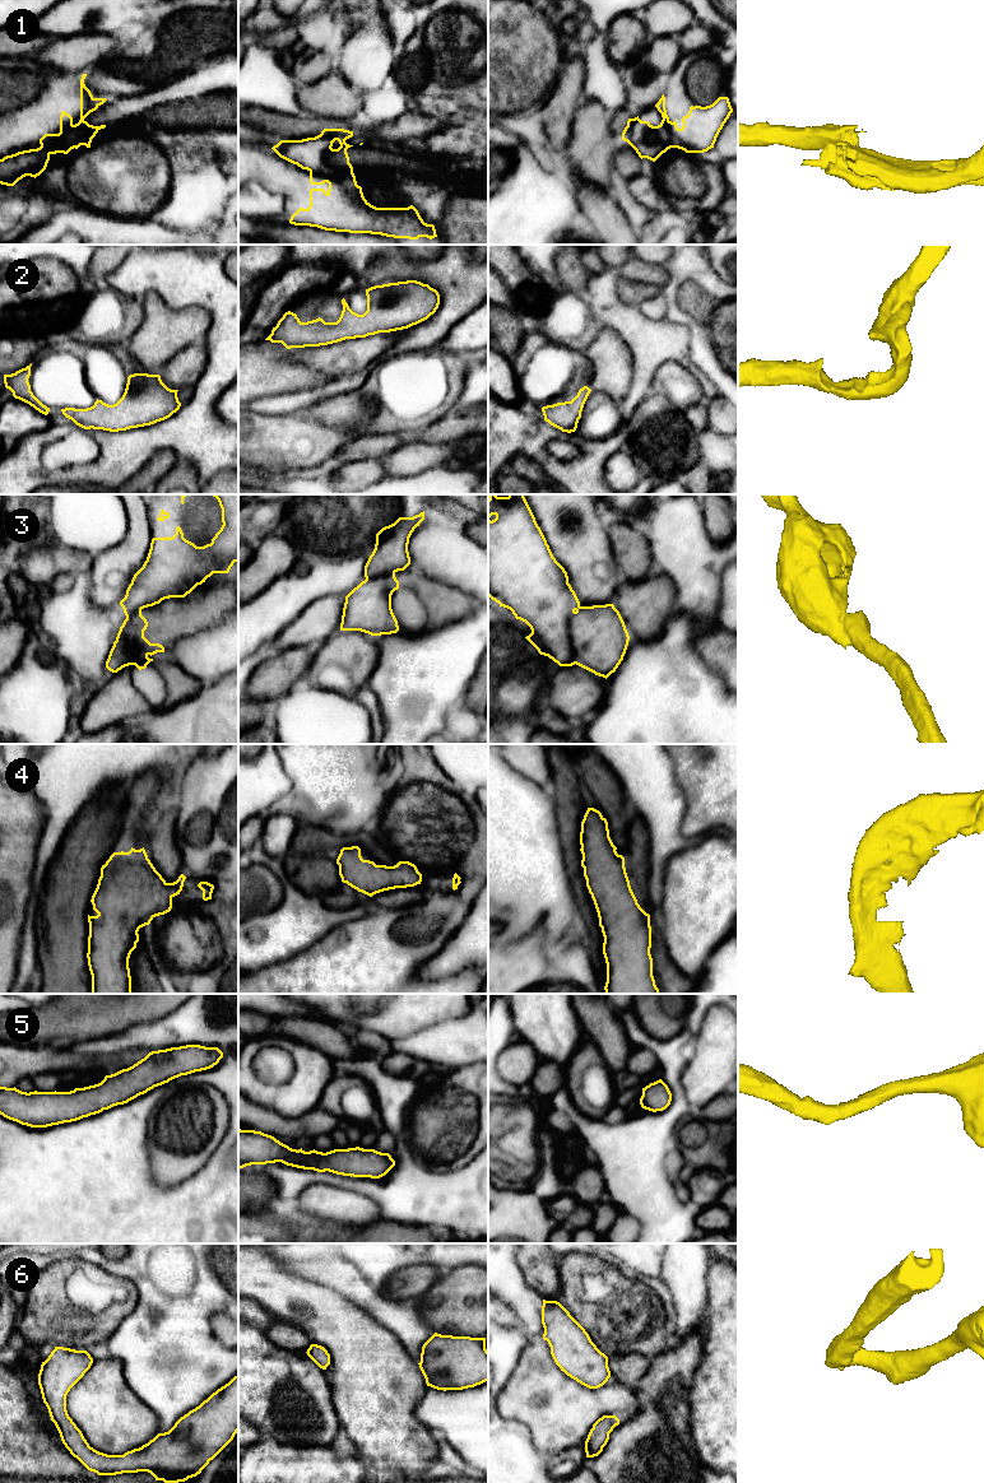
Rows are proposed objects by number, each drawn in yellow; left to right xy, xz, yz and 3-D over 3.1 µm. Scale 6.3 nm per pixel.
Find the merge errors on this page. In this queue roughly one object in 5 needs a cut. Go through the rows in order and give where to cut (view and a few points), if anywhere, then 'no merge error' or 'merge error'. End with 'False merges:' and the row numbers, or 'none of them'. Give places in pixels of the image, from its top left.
1: cut in xz along (310, 171), (356, 185); merge error
2: no cut; no merge error
3: cut in yz along (575, 612), (569, 623), (574, 663); merge error
4: no cut; no merge error
5: no cut; no merge error
6: no cut; no merge error
False merges: 1, 3

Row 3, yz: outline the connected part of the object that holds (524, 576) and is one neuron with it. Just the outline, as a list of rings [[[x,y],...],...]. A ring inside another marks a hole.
[[[489,494],[488,596],[530,627],[532,633],[525,638],[540,655],[560,666],[575,665],[568,623],[580,601],[568,584],[567,572],[553,557],[524,494]]]

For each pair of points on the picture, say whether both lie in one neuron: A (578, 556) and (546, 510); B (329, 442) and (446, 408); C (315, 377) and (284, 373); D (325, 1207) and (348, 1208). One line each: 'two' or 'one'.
A: one
B: two
C: one
D: one

